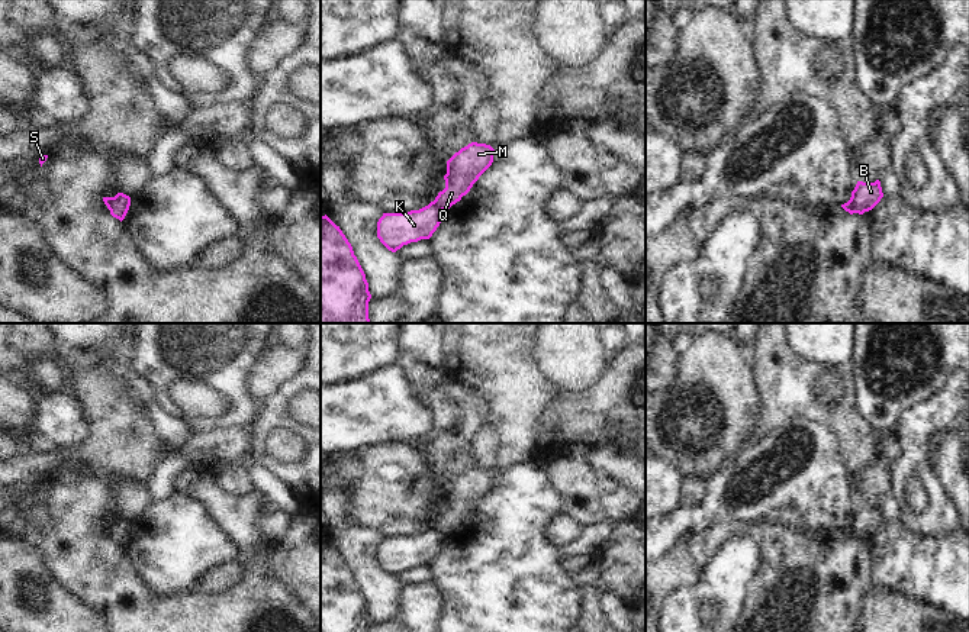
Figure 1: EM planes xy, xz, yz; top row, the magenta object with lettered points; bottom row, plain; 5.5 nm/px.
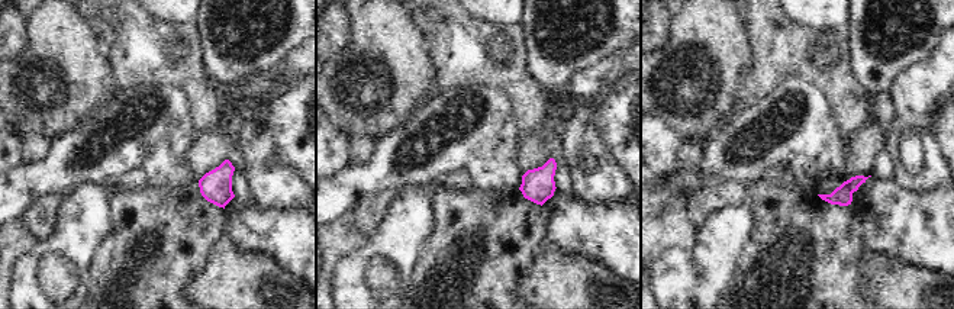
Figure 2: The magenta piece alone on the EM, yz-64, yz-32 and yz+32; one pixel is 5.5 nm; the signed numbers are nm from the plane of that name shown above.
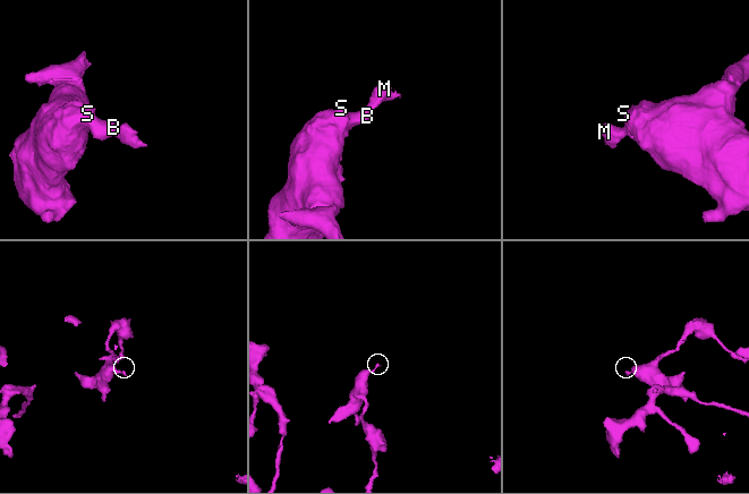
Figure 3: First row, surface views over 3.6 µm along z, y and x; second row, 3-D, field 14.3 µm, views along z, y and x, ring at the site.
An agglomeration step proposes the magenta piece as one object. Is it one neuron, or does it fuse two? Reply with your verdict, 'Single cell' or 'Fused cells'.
Fused cells.

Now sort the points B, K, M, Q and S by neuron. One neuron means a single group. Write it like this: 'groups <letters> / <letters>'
groups B K S / M Q

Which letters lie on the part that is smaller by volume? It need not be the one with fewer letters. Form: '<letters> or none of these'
M, Q

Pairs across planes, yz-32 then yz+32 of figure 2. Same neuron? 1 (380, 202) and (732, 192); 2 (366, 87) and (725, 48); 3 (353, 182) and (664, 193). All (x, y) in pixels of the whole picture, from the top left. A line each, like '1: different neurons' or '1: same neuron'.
1: same neuron
2: same neuron
3: same neuron

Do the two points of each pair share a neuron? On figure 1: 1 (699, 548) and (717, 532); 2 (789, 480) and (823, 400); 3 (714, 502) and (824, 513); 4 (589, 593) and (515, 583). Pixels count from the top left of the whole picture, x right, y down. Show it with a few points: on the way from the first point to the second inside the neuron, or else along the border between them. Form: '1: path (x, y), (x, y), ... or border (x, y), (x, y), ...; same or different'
1: path (704, 545), (712, 537); same
2: border (781, 425), (807, 418), (826, 426), (839, 445); different
3: path (741, 508), (755, 506), (770, 496), (797, 496); same
4: border (580, 589), (580, 613), (578, 616); different

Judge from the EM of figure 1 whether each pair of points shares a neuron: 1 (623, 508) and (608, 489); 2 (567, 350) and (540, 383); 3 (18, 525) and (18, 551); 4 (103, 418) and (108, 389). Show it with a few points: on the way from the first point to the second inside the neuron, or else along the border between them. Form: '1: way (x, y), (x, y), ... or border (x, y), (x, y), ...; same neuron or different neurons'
1: way (621, 503), (612, 493); same neuron
2: way (559, 358), (543, 374); same neuron
3: border (15, 537), (29, 539), (34, 544); different neurons
4: way (108, 410), (108, 396); same neuron

